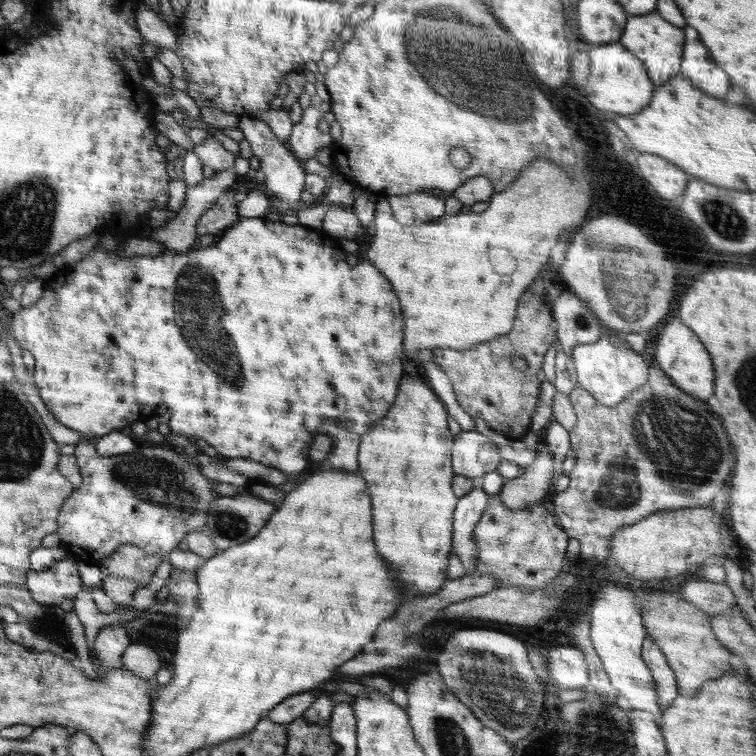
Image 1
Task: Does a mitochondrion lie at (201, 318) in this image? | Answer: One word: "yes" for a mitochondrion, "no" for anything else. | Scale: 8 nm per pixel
yes

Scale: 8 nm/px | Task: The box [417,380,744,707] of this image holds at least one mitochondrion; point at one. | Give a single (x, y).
(664, 433)

